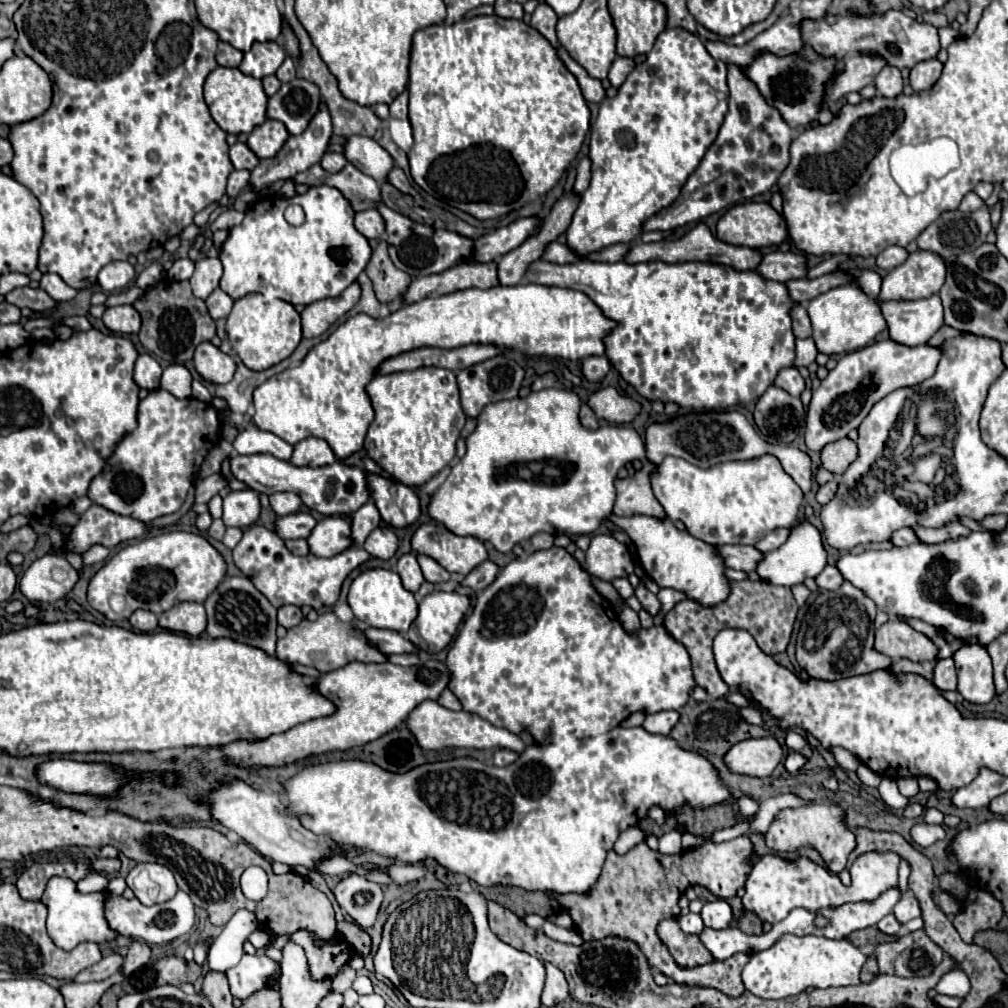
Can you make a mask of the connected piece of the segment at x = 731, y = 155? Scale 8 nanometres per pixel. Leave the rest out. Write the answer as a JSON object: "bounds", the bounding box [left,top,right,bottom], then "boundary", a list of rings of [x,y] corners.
{"bounds":[643,66,791,232],"boundary":[[[727,66],[727,84],[731,92],[729,112],[717,140],[711,144],[697,170],[685,182],[681,196],[671,206],[647,218],[643,224],[643,232],[673,230],[737,202],[763,194],[777,182],[777,174],[781,174],[781,170],[785,170],[785,166],[789,164],[791,128],[783,120],[779,110],[765,100],[755,82],[745,76],[741,66]]]}

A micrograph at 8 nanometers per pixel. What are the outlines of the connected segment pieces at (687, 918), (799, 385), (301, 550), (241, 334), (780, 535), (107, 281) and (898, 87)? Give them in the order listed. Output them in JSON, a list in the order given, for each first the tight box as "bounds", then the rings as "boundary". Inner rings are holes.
[{"bounds":[679,912,705,936],"boundary":[[[693,912],[681,916],[681,918],[679,918],[679,926],[681,926],[681,930],[683,930],[685,934],[697,934],[697,936],[699,936],[701,930],[705,928],[701,916],[699,916],[699,914],[693,914]]]},{"bounds":[773,366,805,396],"boundary":[[[795,366],[781,368],[773,384],[777,388],[783,388],[785,392],[789,392],[791,396],[799,396],[805,390],[805,382],[803,382],[803,378],[801,378],[801,374],[799,374],[799,370]]]},{"bounds":[285,538,309,556],"boundary":[[[303,538],[301,540],[287,540],[285,546],[287,546],[287,550],[291,554],[297,554],[297,556],[305,556],[309,552],[309,546],[307,546],[307,542]]]},{"bounds":[227,294,301,370],"boundary":[[[249,294],[245,298],[235,300],[231,314],[227,316],[227,334],[231,348],[243,360],[243,364],[251,370],[267,370],[269,366],[279,364],[289,358],[297,344],[301,342],[301,318],[299,312],[283,300],[267,302],[261,294]]]},{"bounds":[755,528,789,554],"boundary":[[[781,528],[781,530],[773,530],[773,532],[769,532],[769,534],[765,534],[757,544],[755,544],[755,548],[757,550],[761,550],[763,554],[765,552],[769,552],[769,550],[775,550],[777,546],[781,546],[783,542],[785,542],[785,538],[789,536],[789,530],[787,528]]]},{"bounds":[97,262,135,292],"boundary":[[[109,262],[101,268],[97,282],[105,292],[119,292],[133,284],[135,280],[135,268],[129,262]]]},{"bounds":[875,66,903,98],"boundary":[[[885,66],[877,78],[875,78],[875,88],[881,96],[887,96],[887,98],[893,98],[893,96],[899,96],[901,90],[903,90],[903,82],[901,82],[901,72],[899,68],[893,68],[893,66]]]}]

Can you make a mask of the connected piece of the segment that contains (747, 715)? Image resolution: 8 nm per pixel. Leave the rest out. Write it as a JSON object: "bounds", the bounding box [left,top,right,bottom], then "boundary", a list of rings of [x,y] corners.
{"bounds":[739,707,764,726],"boundary":[[[757,707],[739,708],[741,717],[744,722],[761,726],[764,722],[763,711]]]}

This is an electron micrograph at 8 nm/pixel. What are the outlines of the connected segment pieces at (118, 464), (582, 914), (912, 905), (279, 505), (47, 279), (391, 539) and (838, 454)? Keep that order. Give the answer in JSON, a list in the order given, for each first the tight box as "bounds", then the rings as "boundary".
[{"bounds":[87,390,221,522],"boundary":[[[165,390],[149,392],[149,396],[139,402],[137,430],[133,430],[133,434],[125,436],[117,444],[113,456],[109,458],[109,462],[105,464],[101,474],[91,482],[87,496],[95,504],[99,504],[115,514],[131,516],[131,518],[137,518],[141,522],[151,522],[159,516],[177,512],[183,506],[187,492],[193,486],[193,478],[195,478],[195,474],[203,462],[203,456],[207,452],[205,432],[209,430],[209,434],[211,434],[211,438],[209,438],[209,446],[211,446],[211,442],[215,444],[215,440],[217,440],[219,428],[221,428],[221,422],[217,418],[217,410],[211,404],[195,400],[195,398],[177,400]]]},{"bounds":[545,836,753,998],"boundary":[[[739,836],[735,840],[721,842],[721,844],[707,842],[695,850],[687,850],[673,856],[661,854],[659,850],[651,850],[645,842],[641,842],[639,846],[635,846],[623,856],[609,850],[603,864],[603,872],[589,892],[585,894],[545,892],[545,894],[555,898],[561,910],[569,912],[569,916],[573,918],[575,930],[583,936],[583,940],[591,942],[591,940],[603,940],[609,936],[633,940],[645,954],[647,964],[663,972],[673,982],[687,984],[687,986],[715,988],[731,998],[739,998],[745,992],[741,984],[743,960],[749,958],[745,952],[735,954],[733,958],[729,958],[729,962],[705,964],[703,970],[683,968],[677,962],[673,962],[673,956],[669,954],[669,950],[665,950],[665,944],[657,938],[655,928],[659,920],[679,916],[677,900],[681,892],[685,892],[693,884],[703,884],[717,898],[735,896],[737,890],[745,884],[743,880],[747,878],[751,870],[751,864],[747,862],[751,854],[753,854],[753,844],[747,836]]]},{"bounds":[893,892,921,924],"boundary":[[[911,892],[905,894],[905,896],[895,904],[893,914],[895,914],[897,922],[901,922],[901,924],[907,924],[909,920],[921,916],[921,910],[919,910],[919,902],[917,902],[917,898],[913,898]]]},{"bounds":[271,492,301,514],"boundary":[[[281,492],[281,494],[273,494],[271,496],[271,506],[275,510],[275,514],[293,514],[301,508],[301,498],[293,492]]]},{"bounds":[39,274,77,302],"boundary":[[[43,274],[43,278],[41,278],[39,284],[41,284],[41,288],[43,288],[55,302],[71,300],[71,298],[77,296],[77,290],[71,288],[71,286],[67,286],[67,284],[61,280],[61,276],[57,276],[57,274]]]},{"bounds":[363,526,399,560],"boundary":[[[379,526],[369,534],[363,548],[379,560],[389,560],[399,548],[399,538],[391,526]]]},{"bounds":[821,438,857,476],"boundary":[[[849,438],[831,442],[821,450],[821,466],[835,476],[841,476],[855,458],[857,458],[857,446]]]}]

